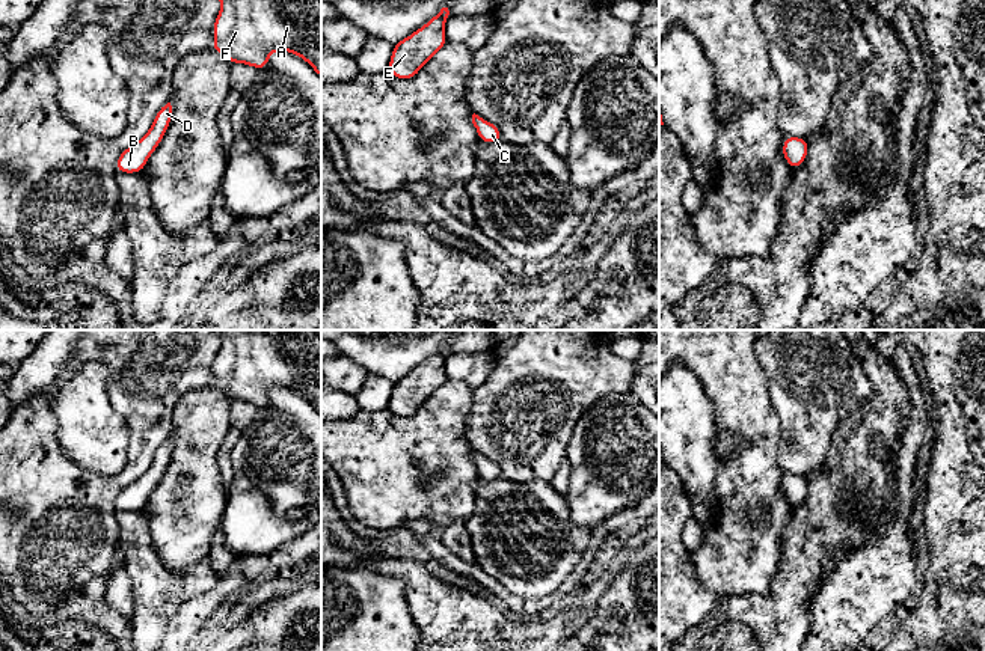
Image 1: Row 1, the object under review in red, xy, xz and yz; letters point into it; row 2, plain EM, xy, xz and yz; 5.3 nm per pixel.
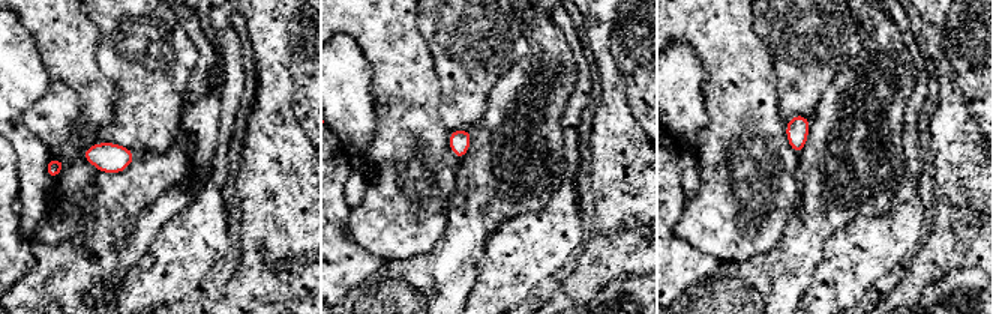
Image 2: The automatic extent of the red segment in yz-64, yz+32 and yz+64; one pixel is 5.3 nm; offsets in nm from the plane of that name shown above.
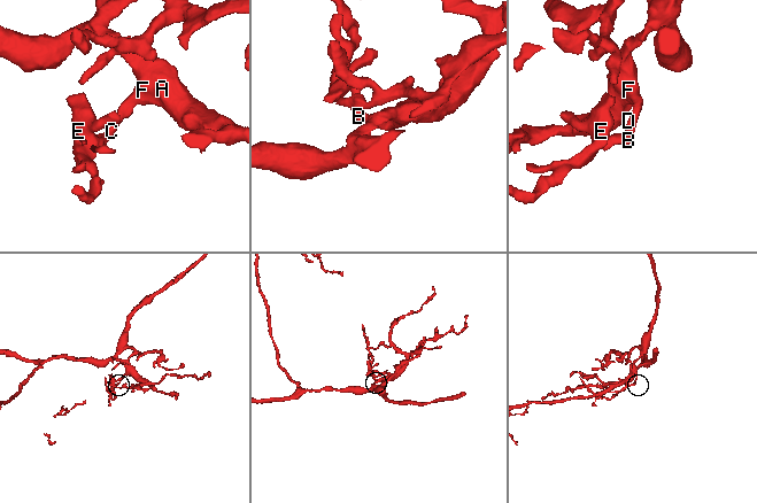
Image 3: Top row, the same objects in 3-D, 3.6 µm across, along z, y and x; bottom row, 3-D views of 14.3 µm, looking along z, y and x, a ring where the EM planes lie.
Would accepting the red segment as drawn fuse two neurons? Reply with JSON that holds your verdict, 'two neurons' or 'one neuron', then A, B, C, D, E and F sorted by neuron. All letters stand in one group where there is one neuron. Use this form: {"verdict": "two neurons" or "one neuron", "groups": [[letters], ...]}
{"verdict": "one neuron", "groups": [["A", "B", "C", "D", "E", "F"]]}

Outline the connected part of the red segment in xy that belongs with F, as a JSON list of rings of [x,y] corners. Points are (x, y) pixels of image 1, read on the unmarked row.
[[[214,330],[222,338],[214,359],[214,387],[231,401],[246,401],[256,407],[268,404],[272,389],[291,389],[306,398],[321,416],[321,336],[317,330]]]

